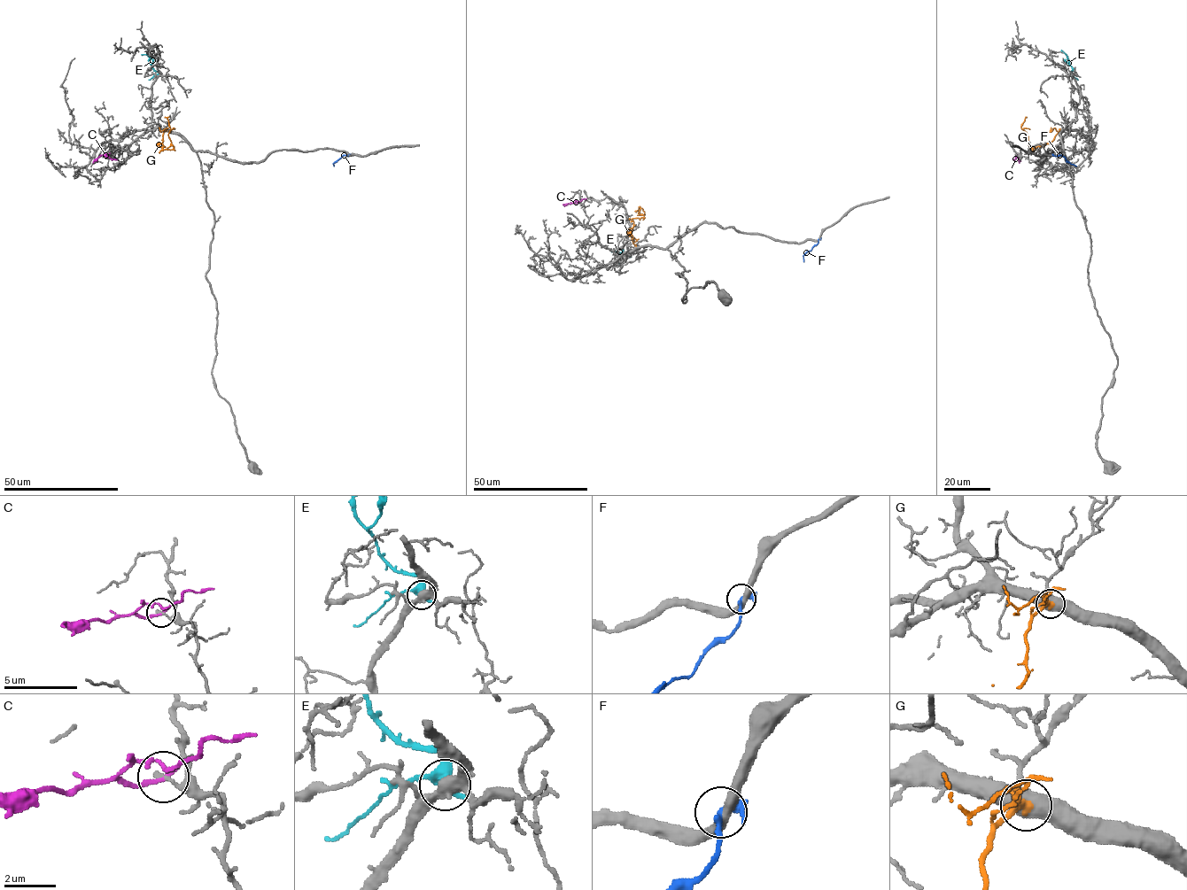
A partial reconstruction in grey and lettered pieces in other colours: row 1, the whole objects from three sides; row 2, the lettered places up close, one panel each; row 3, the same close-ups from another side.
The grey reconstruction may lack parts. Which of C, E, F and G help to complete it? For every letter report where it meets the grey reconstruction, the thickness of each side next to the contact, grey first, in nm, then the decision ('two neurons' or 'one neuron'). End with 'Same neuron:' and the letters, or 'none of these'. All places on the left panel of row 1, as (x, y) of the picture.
C: contact (108, 153); calibres 190 and 200 nm; two neurons
E: contact (159, 74); calibres 440 and 360 nm; two neurons
F: contact (349, 155); calibres 420 and 240 nm; two neurons
G: contact (166, 130); calibres 550 and 220 nm; one neuron
Same neuron: G

